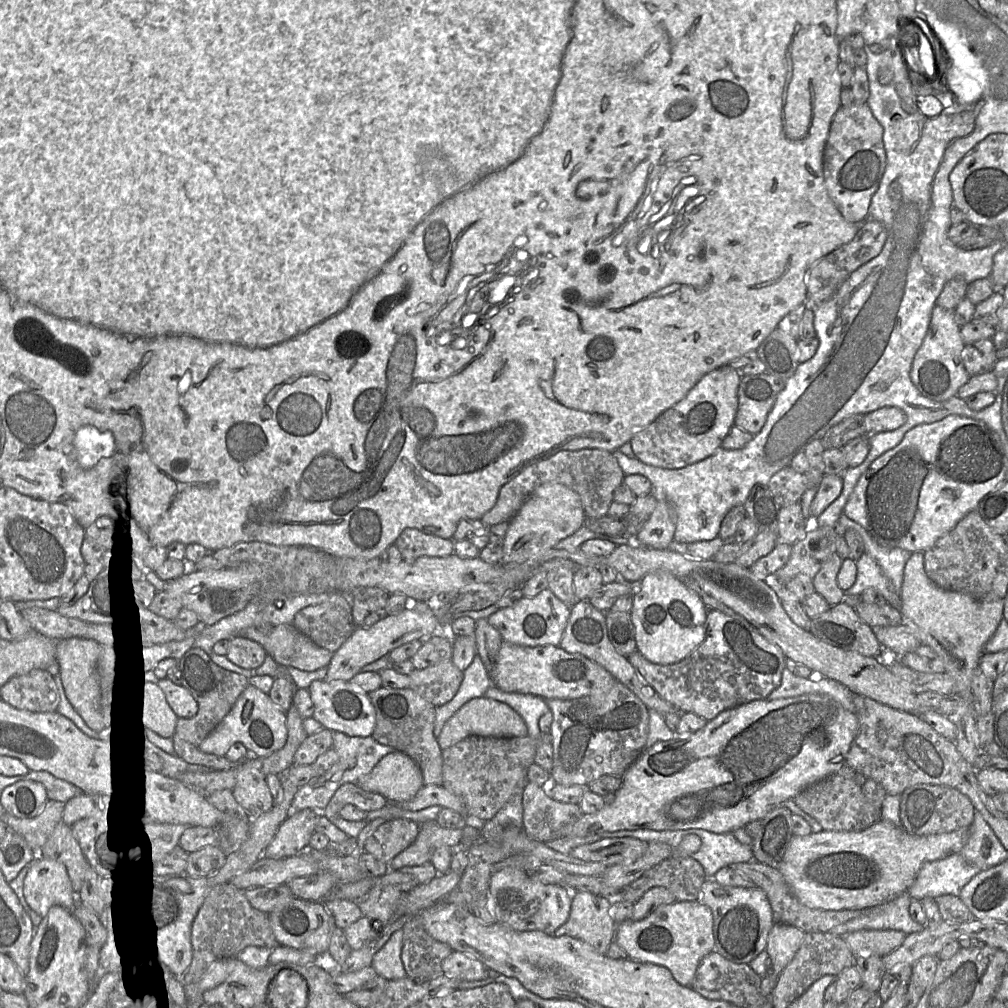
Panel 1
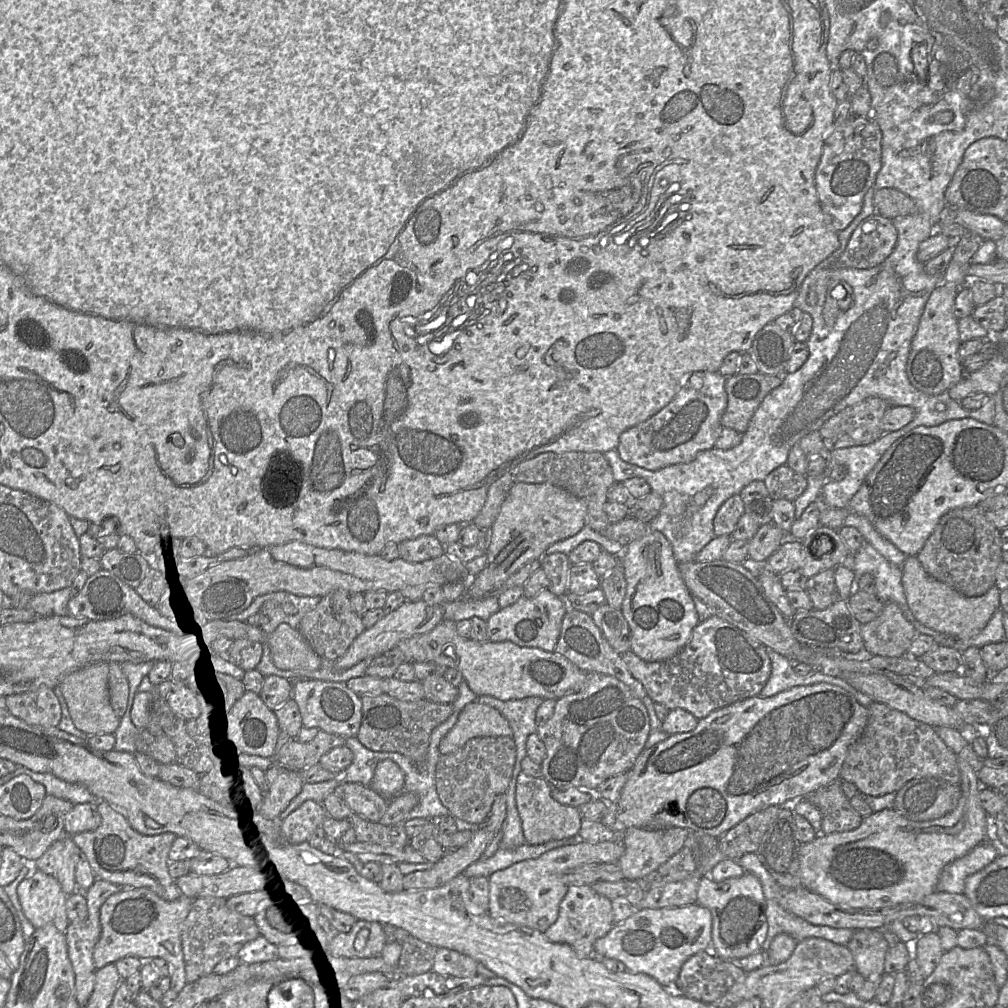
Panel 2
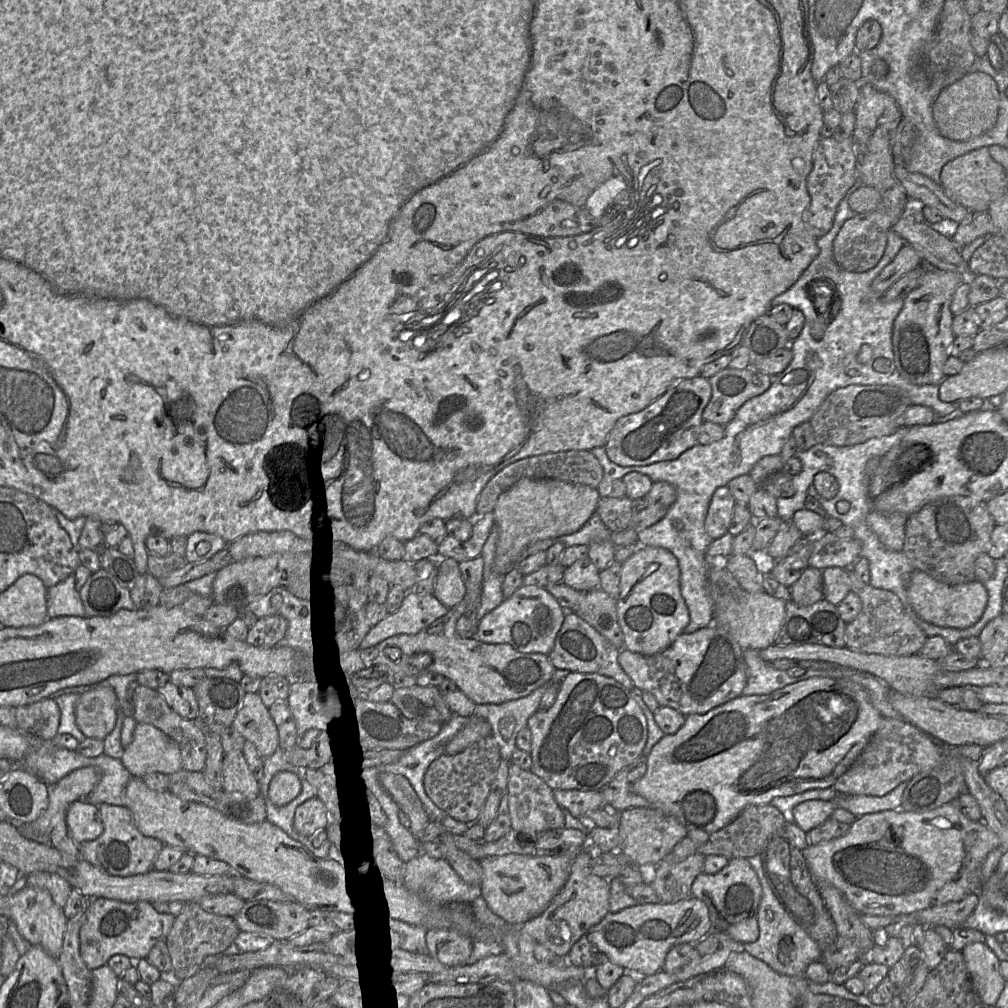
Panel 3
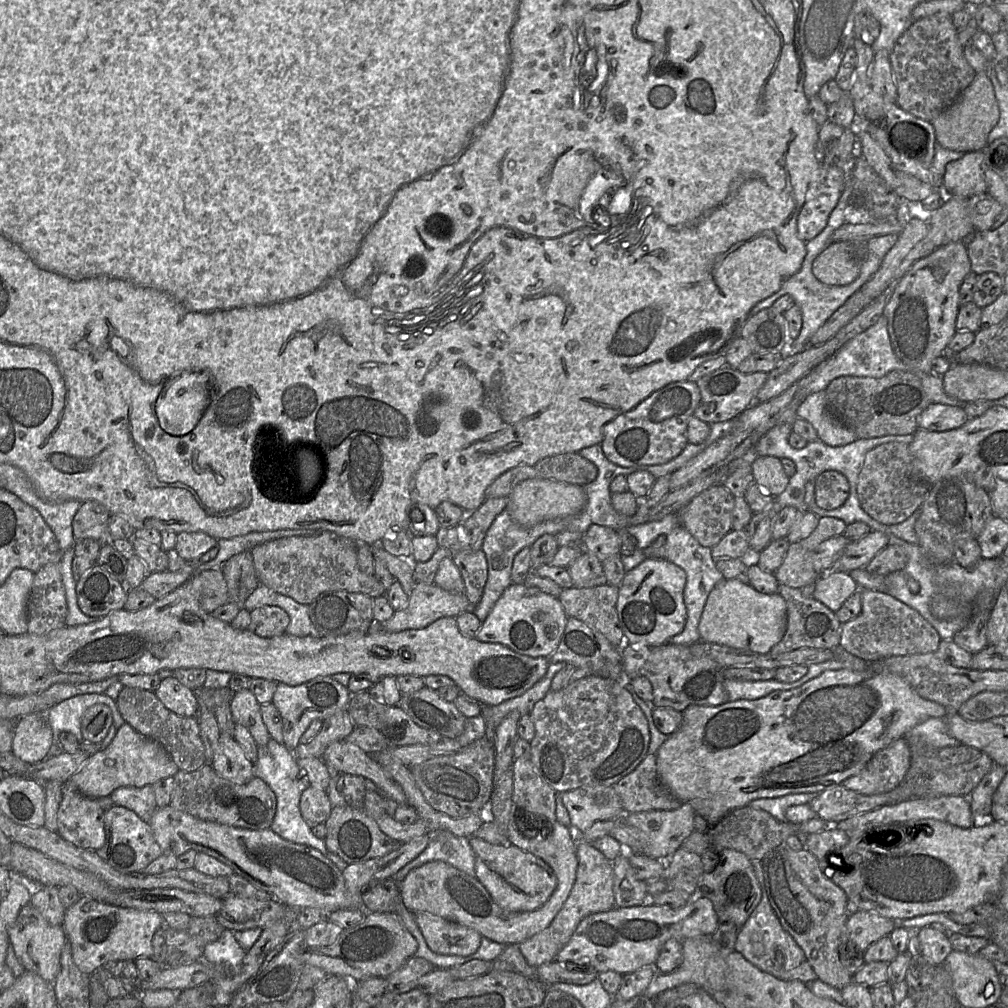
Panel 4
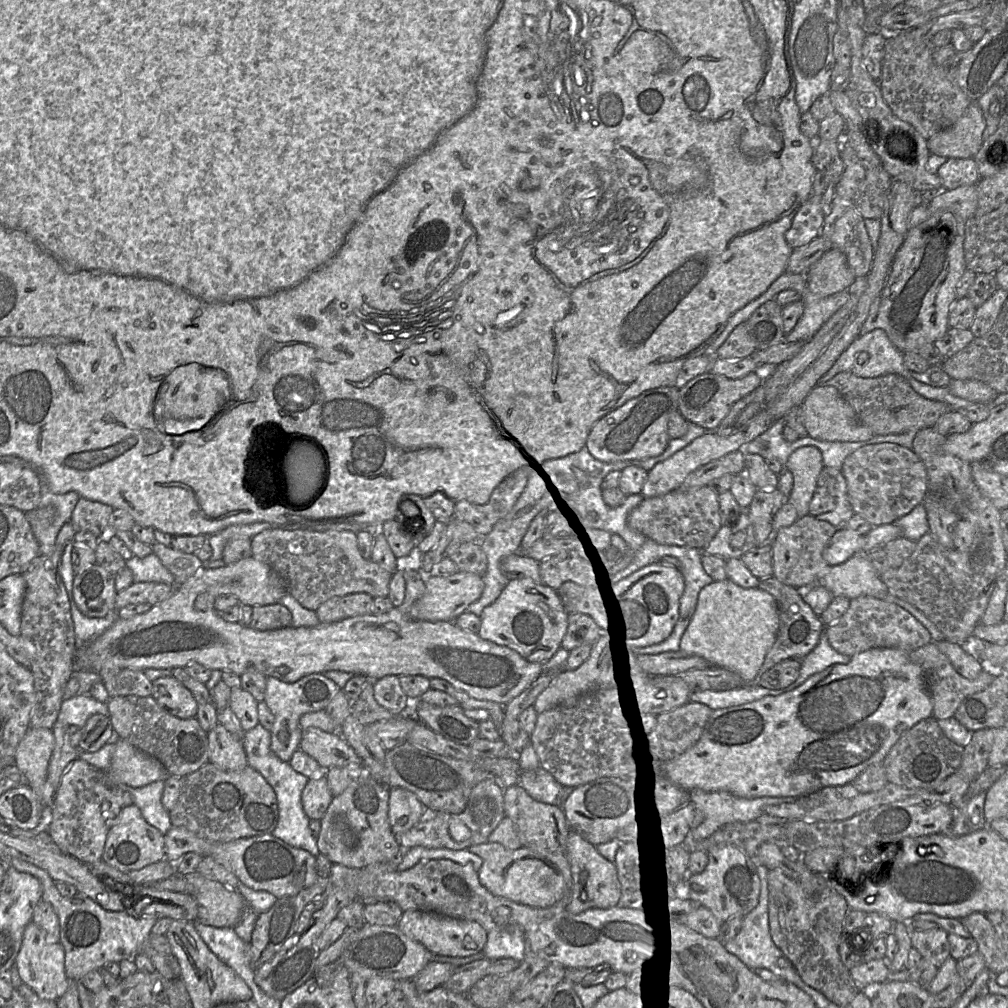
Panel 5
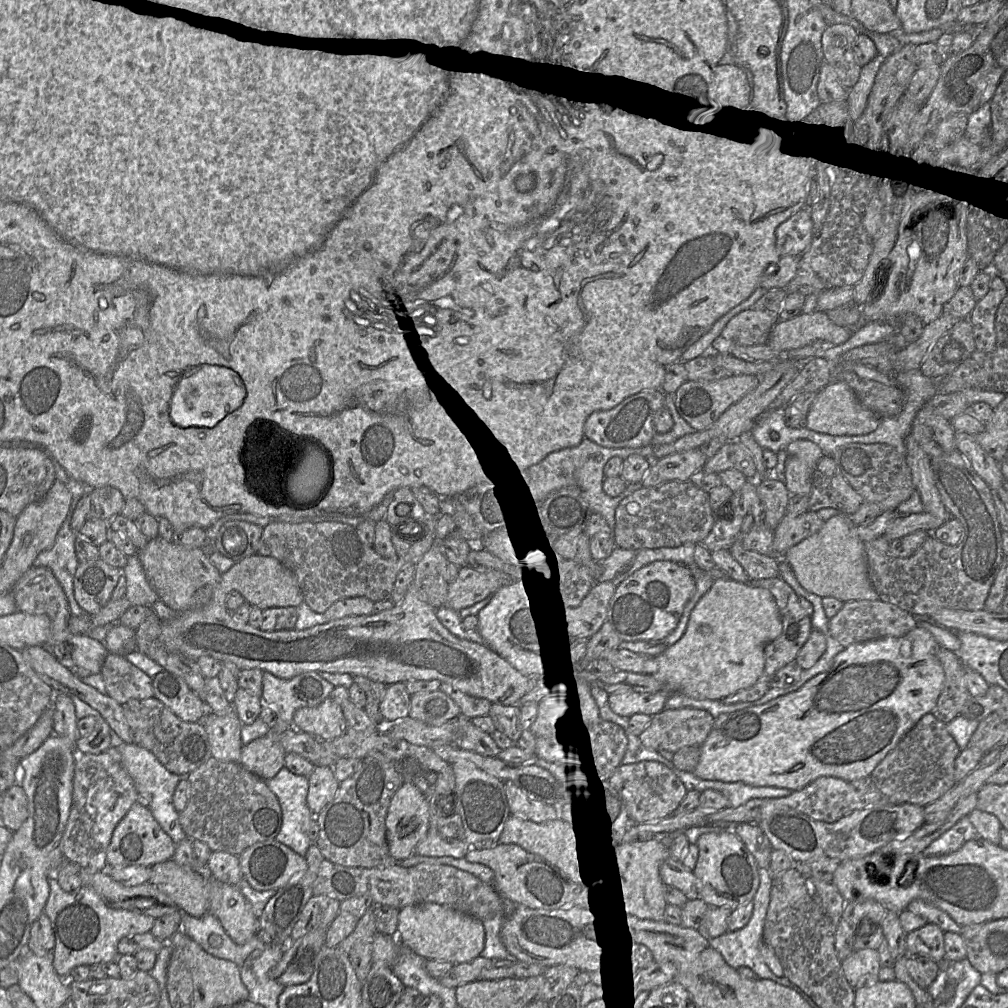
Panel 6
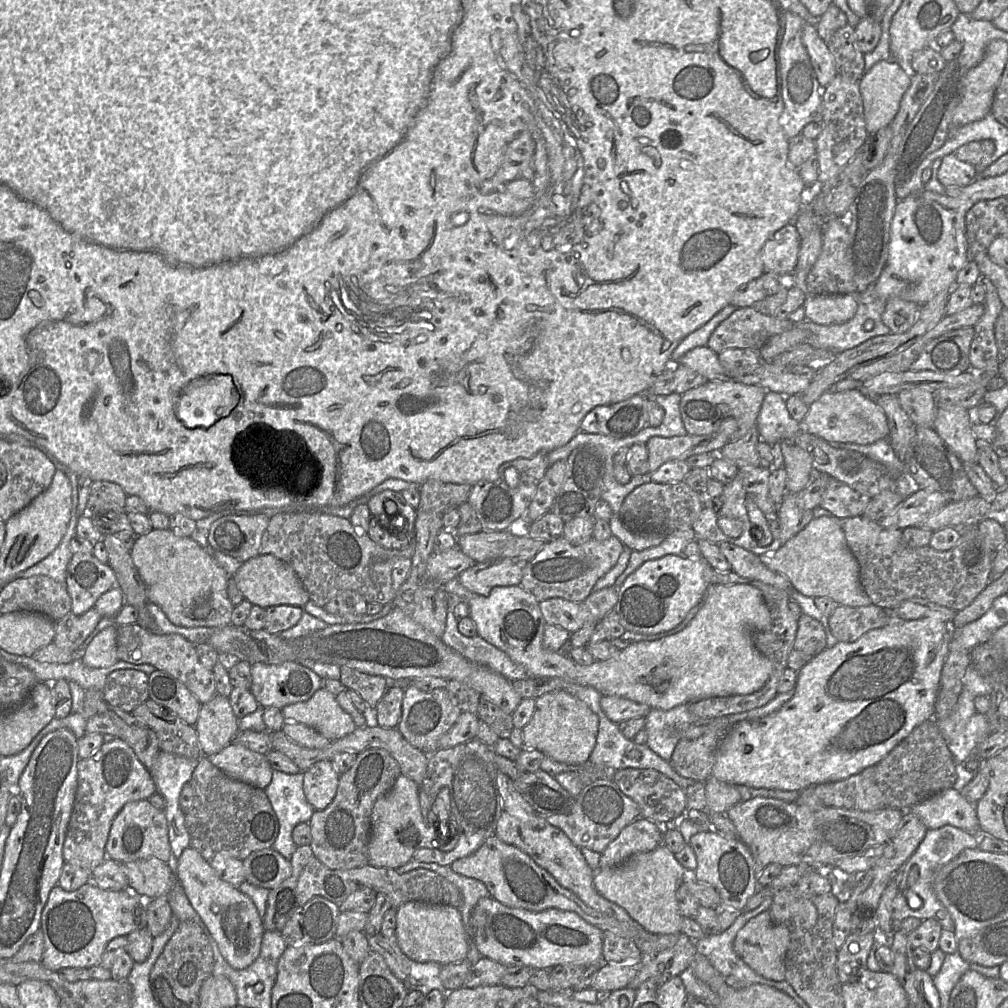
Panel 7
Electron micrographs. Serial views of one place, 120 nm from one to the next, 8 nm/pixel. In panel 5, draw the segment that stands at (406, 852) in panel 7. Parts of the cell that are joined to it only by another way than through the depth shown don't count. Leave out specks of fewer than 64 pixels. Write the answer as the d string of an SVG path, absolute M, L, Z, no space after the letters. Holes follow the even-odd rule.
M390 788L388 818L392 831L399 837L417 825L424 813L424 806L416 796L401 788Z

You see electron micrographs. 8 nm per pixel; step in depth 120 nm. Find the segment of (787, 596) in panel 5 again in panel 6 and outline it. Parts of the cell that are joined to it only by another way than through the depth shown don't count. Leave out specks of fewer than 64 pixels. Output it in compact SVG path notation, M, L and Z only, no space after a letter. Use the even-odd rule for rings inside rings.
M774 577L756 579L751 580L747 584L753 587L765 588L771 592L779 610L782 622L782 632L776 639L769 642L764 648L765 667L758 681L750 688L740 690L733 695L721 699L721 701L726 705L732 705L739 702L753 702L764 696L764 694L770 689L769 682L772 676L776 671L795 660L799 650L806 643L813 629L811 618L806 614L805 610L799 603L799 596L782 578Z

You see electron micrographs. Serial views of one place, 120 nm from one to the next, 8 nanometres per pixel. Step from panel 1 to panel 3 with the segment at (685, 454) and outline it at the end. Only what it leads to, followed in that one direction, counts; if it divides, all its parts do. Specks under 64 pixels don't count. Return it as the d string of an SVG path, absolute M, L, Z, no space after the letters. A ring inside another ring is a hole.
M700 375L675 382L646 408L620 418L608 435L604 449L619 466L644 466L677 459L698 444L702 413L711 399L711 384Z

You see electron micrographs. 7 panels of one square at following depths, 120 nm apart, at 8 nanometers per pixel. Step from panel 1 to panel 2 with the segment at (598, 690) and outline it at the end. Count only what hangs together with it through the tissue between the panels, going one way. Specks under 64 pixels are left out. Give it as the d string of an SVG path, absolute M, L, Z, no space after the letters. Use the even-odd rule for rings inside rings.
M442 620L430 632L400 641L383 655L397 656L404 662L435 662L456 668L476 695L489 695L503 701L530 696L559 699L578 692L586 682L586 673L597 673L582 671L555 651L522 647L511 641L478 642L463 638L456 631L456 622L451 620Z

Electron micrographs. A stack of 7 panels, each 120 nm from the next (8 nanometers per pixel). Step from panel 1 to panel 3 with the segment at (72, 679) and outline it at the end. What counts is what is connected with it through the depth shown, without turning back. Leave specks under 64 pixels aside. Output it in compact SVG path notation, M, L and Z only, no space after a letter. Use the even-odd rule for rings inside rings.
M97 685L80 694L75 707L75 721L85 737L103 740L117 721L114 690L106 685Z

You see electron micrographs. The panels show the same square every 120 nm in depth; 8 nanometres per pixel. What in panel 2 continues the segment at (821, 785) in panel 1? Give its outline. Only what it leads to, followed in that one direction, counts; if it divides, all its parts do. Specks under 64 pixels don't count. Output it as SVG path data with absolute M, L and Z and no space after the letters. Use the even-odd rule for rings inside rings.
M839 778L805 798L821 813L821 835L851 831L862 823L863 817L852 807Z

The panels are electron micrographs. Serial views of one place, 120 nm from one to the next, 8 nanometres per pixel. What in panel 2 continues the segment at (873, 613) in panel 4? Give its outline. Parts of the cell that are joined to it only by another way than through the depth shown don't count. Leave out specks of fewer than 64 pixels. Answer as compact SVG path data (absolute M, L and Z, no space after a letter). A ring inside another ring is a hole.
M886 602L879 616L862 624L861 635L865 656L901 657L907 654L917 632L896 603Z

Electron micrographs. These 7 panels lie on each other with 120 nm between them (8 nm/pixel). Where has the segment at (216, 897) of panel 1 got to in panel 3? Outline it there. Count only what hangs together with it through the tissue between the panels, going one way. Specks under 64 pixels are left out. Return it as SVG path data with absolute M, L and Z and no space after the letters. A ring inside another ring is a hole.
M197 902L184 903L182 911L176 917L166 937L172 962L171 978L177 982L195 975L208 955L225 951L234 942L240 931L234 917L207 912Z

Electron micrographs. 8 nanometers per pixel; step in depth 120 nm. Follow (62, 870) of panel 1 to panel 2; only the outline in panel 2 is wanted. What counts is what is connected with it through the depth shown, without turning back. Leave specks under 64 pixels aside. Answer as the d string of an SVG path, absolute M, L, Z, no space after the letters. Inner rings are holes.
M30 860L31 871L17 888L23 912L38 929L53 924L65 932L70 921L66 913L66 895L53 876L36 869L36 860Z

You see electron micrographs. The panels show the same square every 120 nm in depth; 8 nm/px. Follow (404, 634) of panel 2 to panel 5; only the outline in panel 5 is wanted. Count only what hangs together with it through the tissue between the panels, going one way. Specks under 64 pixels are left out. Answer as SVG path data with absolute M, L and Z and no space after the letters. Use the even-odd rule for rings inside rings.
M460 573L425 577L425 592L409 611L412 620L454 622L480 597L480 581Z

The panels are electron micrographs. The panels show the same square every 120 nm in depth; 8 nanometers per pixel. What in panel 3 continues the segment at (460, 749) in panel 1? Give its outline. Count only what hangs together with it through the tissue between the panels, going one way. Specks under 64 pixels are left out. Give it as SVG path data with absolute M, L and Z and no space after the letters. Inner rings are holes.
M492 736L479 739L458 754L443 754L434 760L425 772L425 792L447 815L473 825L484 808L501 759L500 747Z

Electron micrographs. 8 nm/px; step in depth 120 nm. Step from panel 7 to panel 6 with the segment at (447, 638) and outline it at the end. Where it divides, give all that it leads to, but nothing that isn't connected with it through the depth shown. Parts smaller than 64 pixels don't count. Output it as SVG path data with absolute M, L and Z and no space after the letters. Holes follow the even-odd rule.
M488 597L470 607L458 611L452 610L446 606L440 607L436 610L436 617L442 626L444 626L454 636L471 642L478 647L492 651L492 649L479 637L477 631L466 631L461 624L461 620L465 617L470 615L476 616L478 612L486 606L490 599L491 597Z

